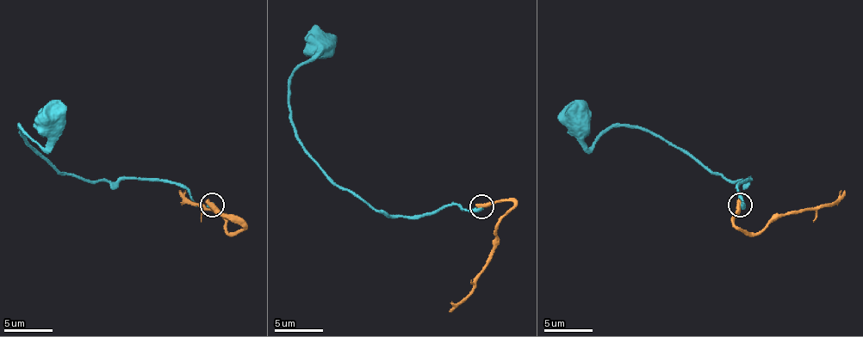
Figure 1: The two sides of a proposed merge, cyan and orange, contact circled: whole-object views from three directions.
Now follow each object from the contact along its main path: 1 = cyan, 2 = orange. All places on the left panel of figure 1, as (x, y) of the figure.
1: (212, 204), (198, 204), (174, 182), (60, 173), (20, 132), (20, 125), (46, 146), (51, 122)
2: (212, 204), (229, 214), (244, 228), (229, 233), (222, 216), (205, 206), (198, 206), (178, 190)

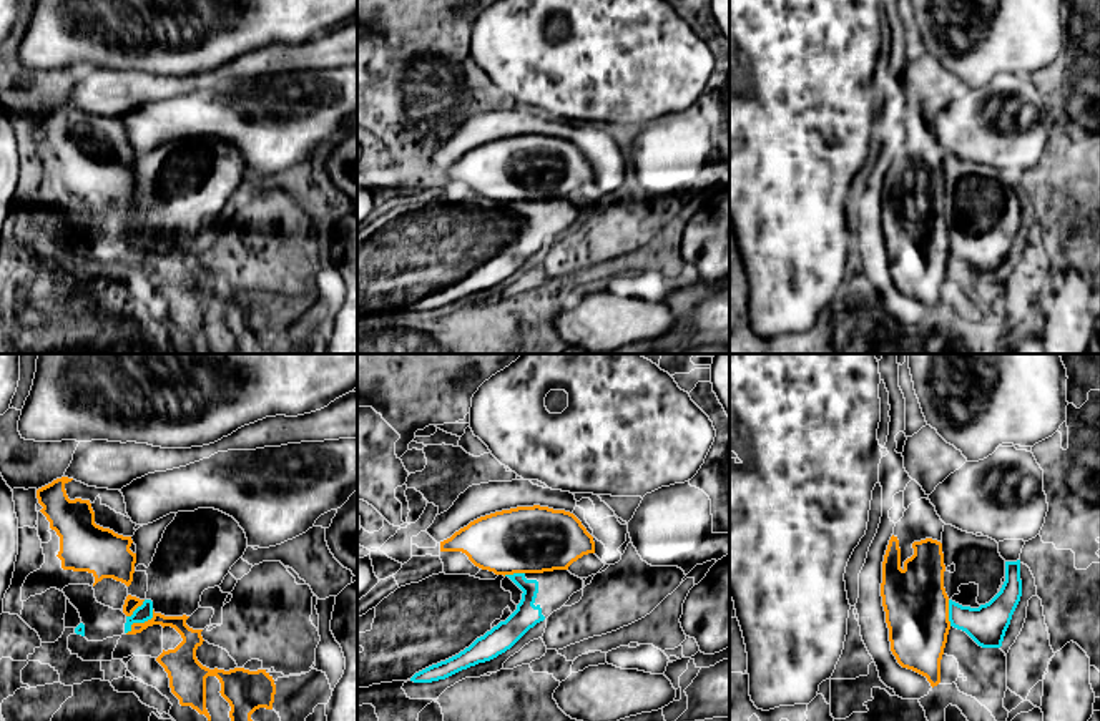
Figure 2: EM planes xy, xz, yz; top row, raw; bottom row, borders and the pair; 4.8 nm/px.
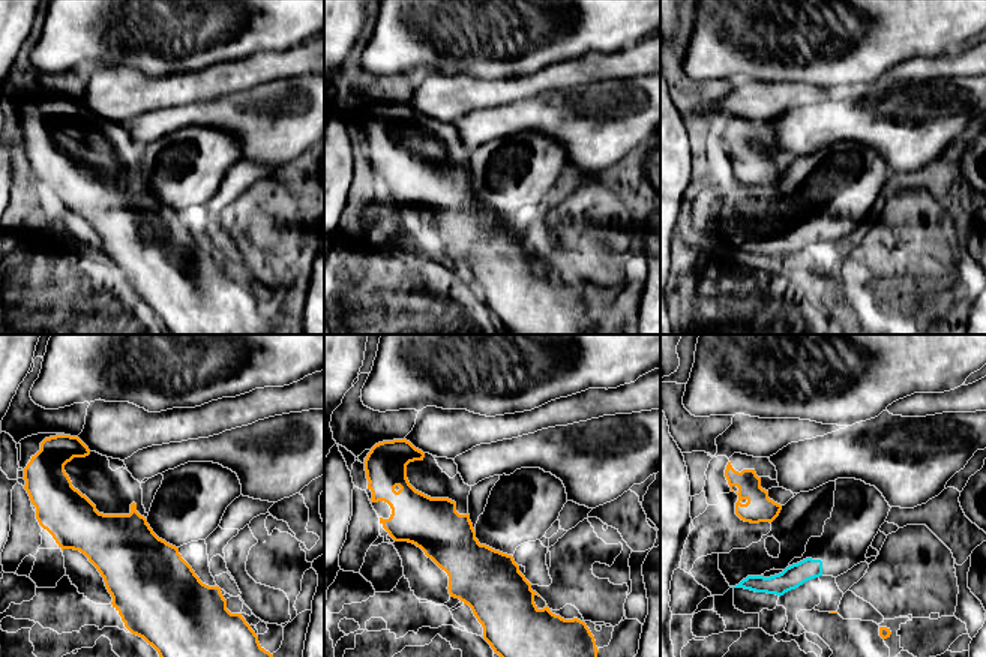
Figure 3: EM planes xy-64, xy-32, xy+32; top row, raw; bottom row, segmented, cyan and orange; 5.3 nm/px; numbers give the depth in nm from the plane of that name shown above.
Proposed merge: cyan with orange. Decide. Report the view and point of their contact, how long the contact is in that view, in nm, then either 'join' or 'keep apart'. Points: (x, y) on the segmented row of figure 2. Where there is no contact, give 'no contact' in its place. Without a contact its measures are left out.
xy (140, 622) | 180 nm | keep apart

